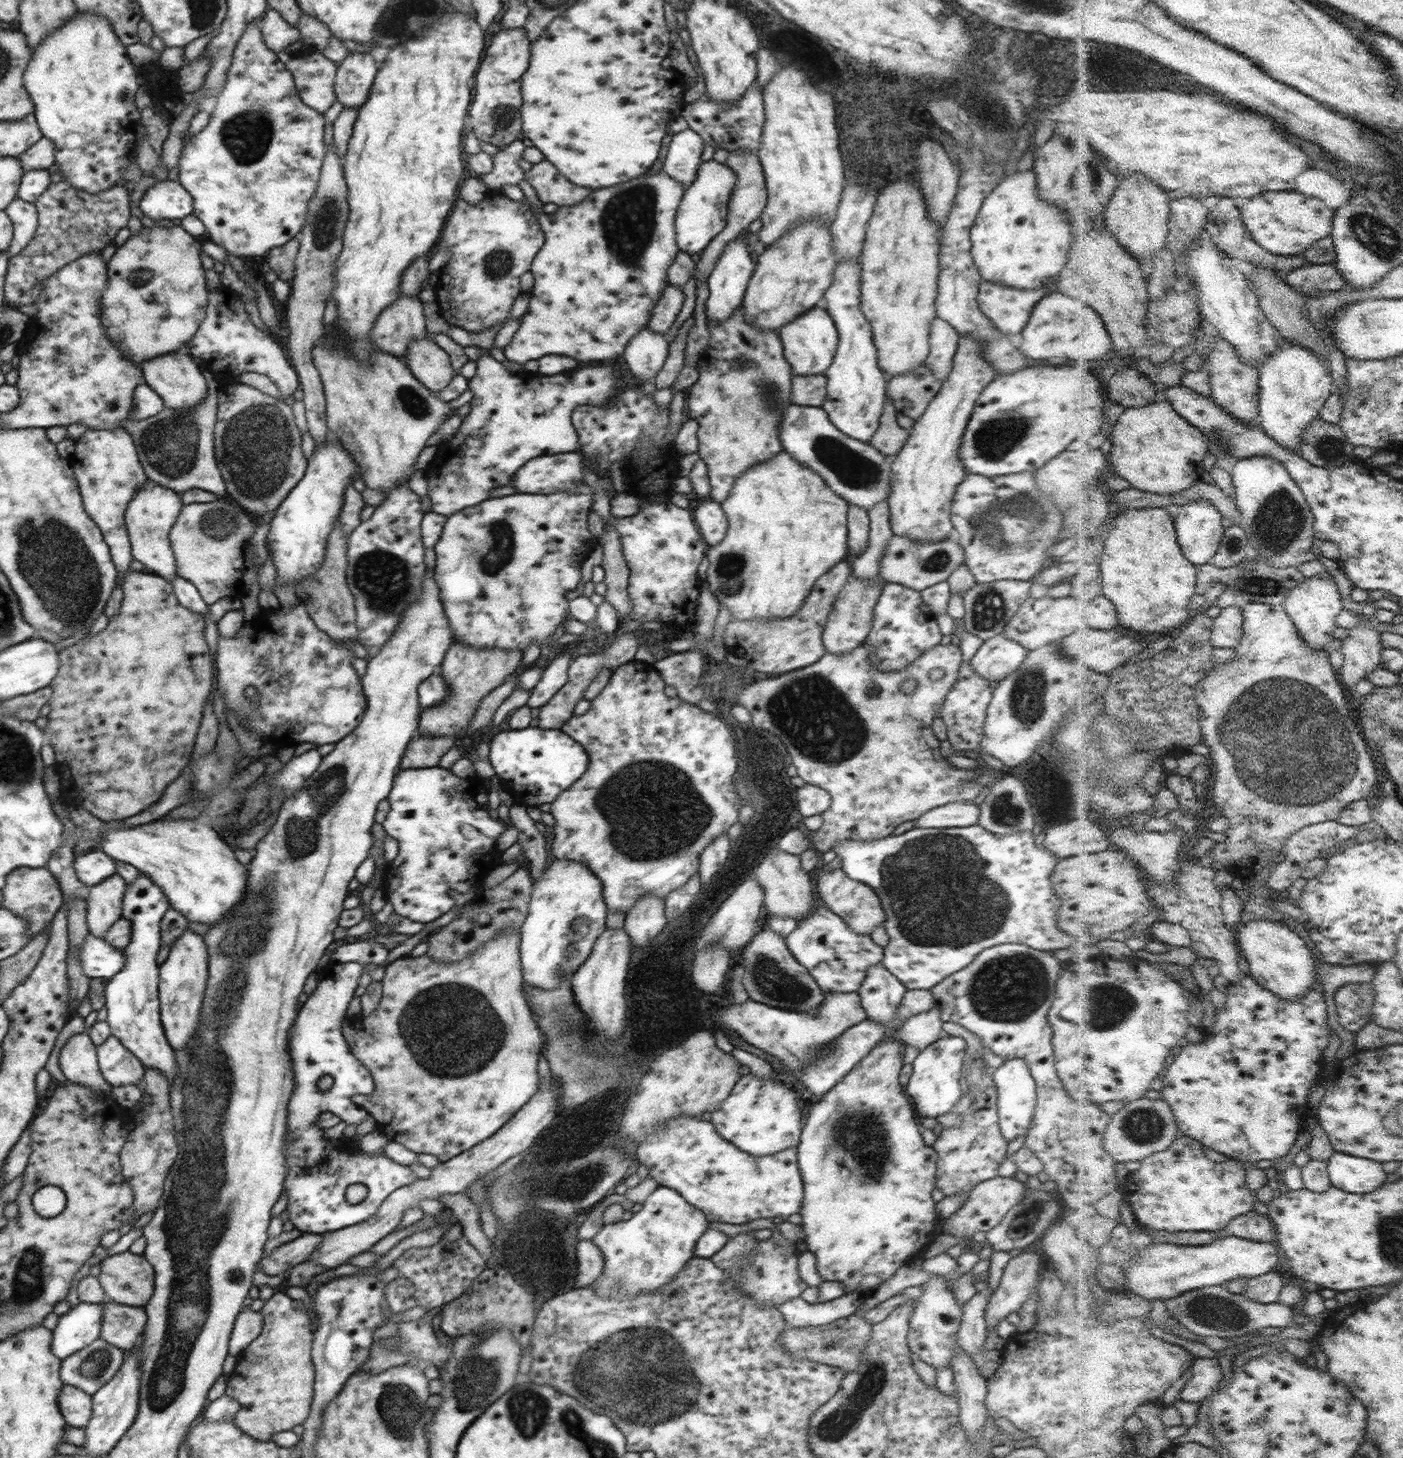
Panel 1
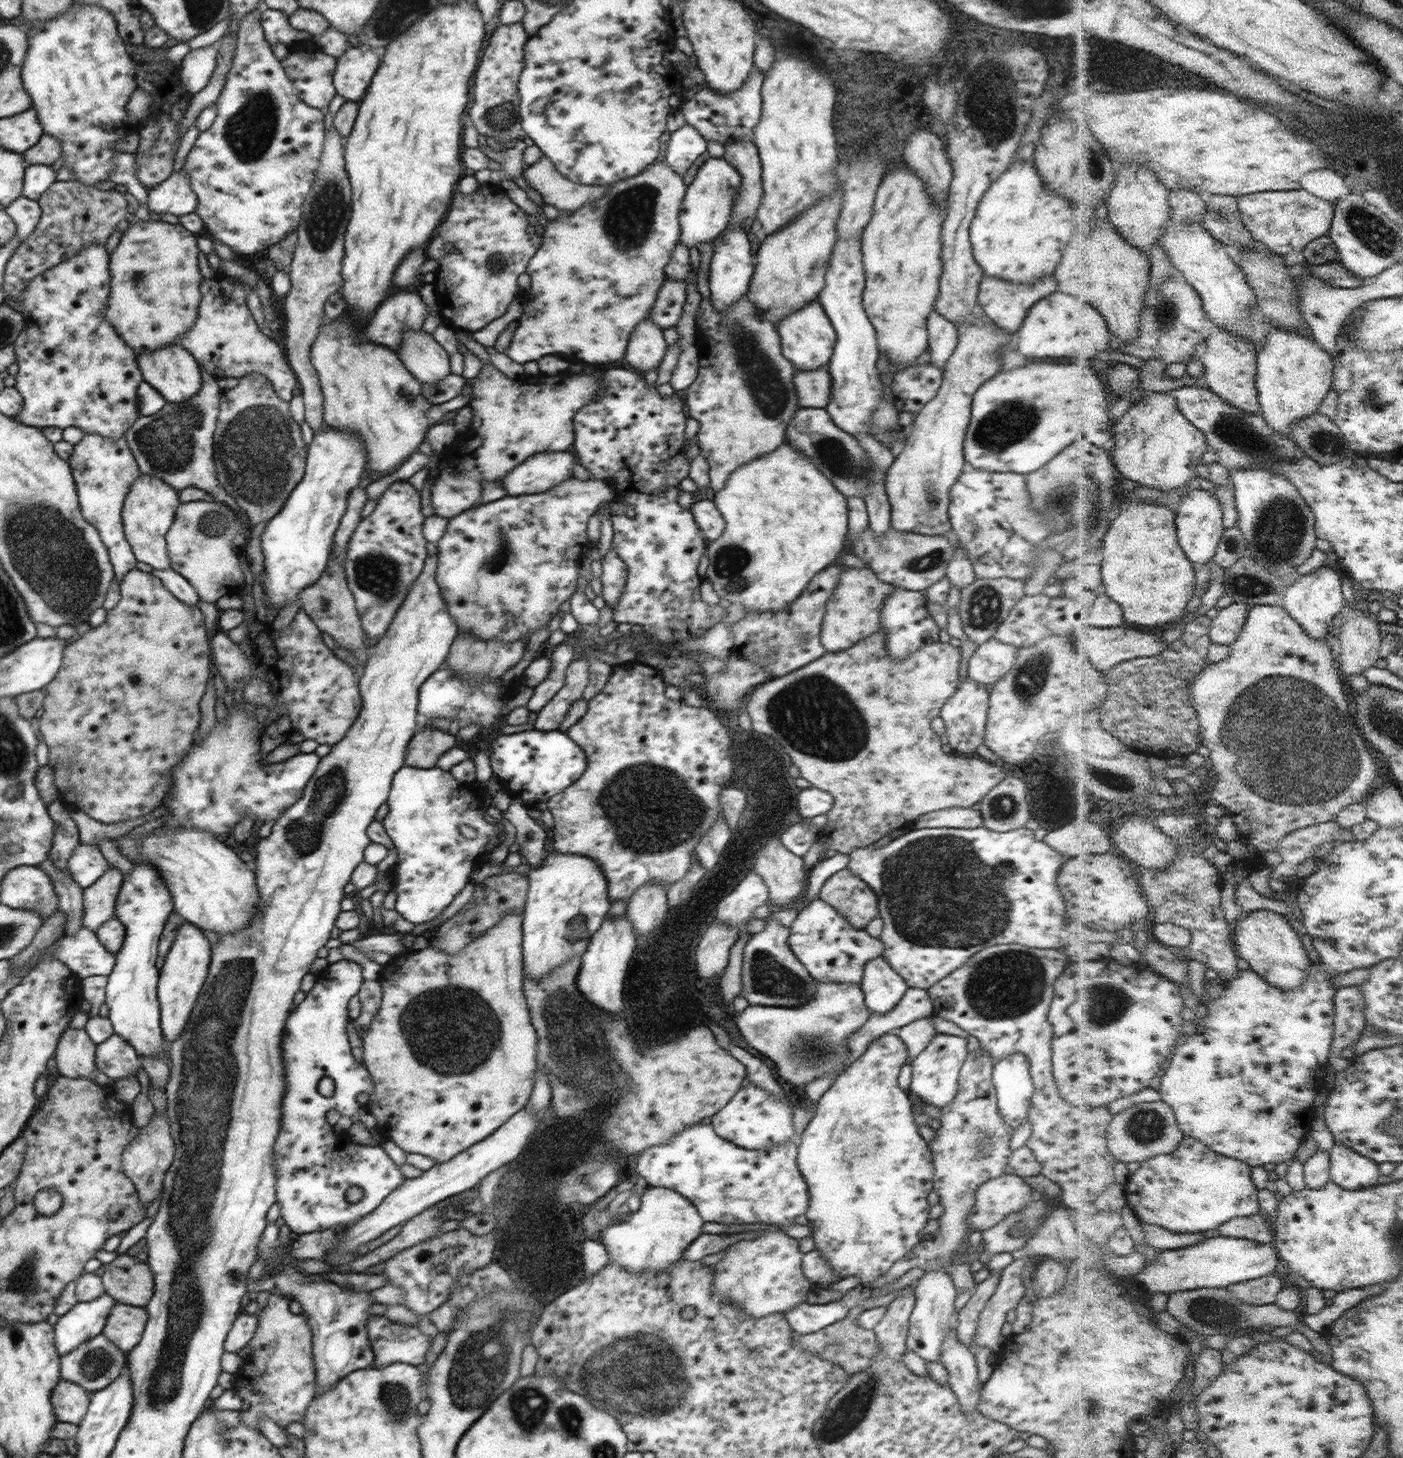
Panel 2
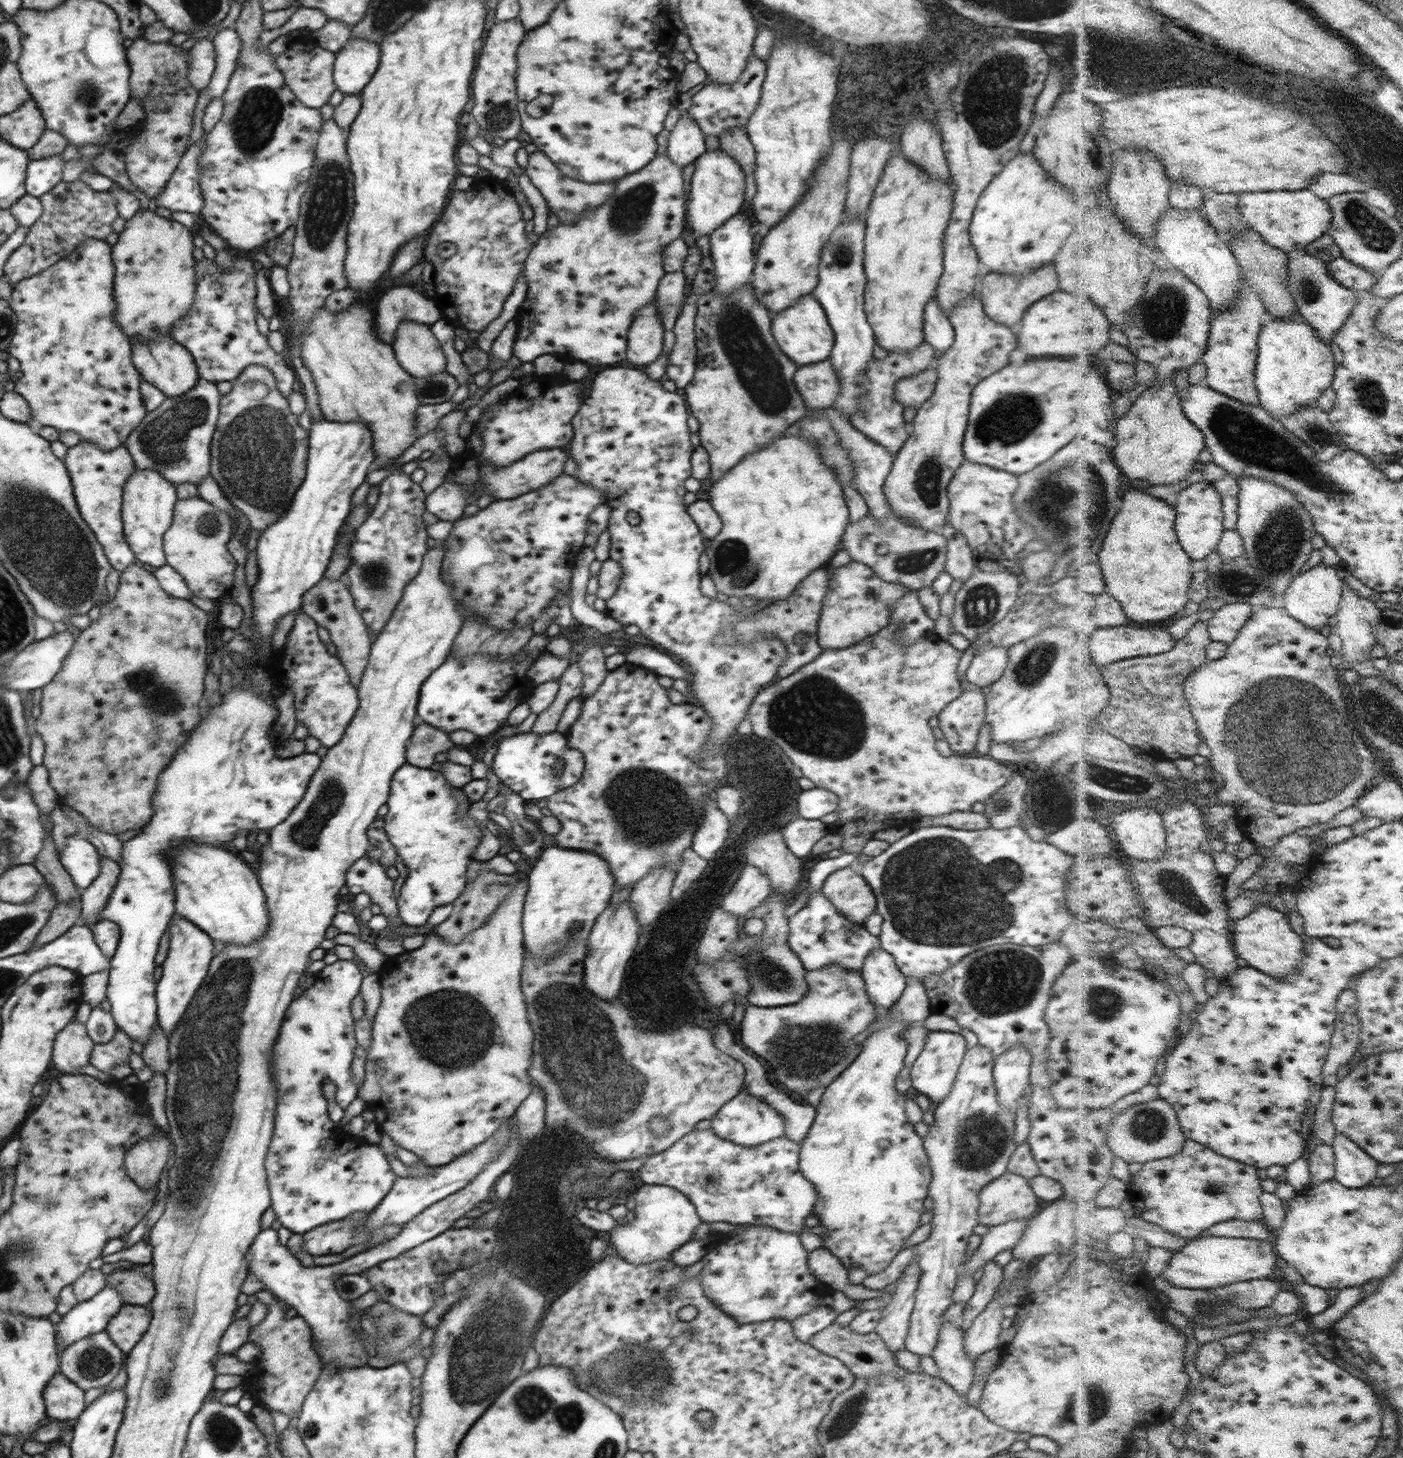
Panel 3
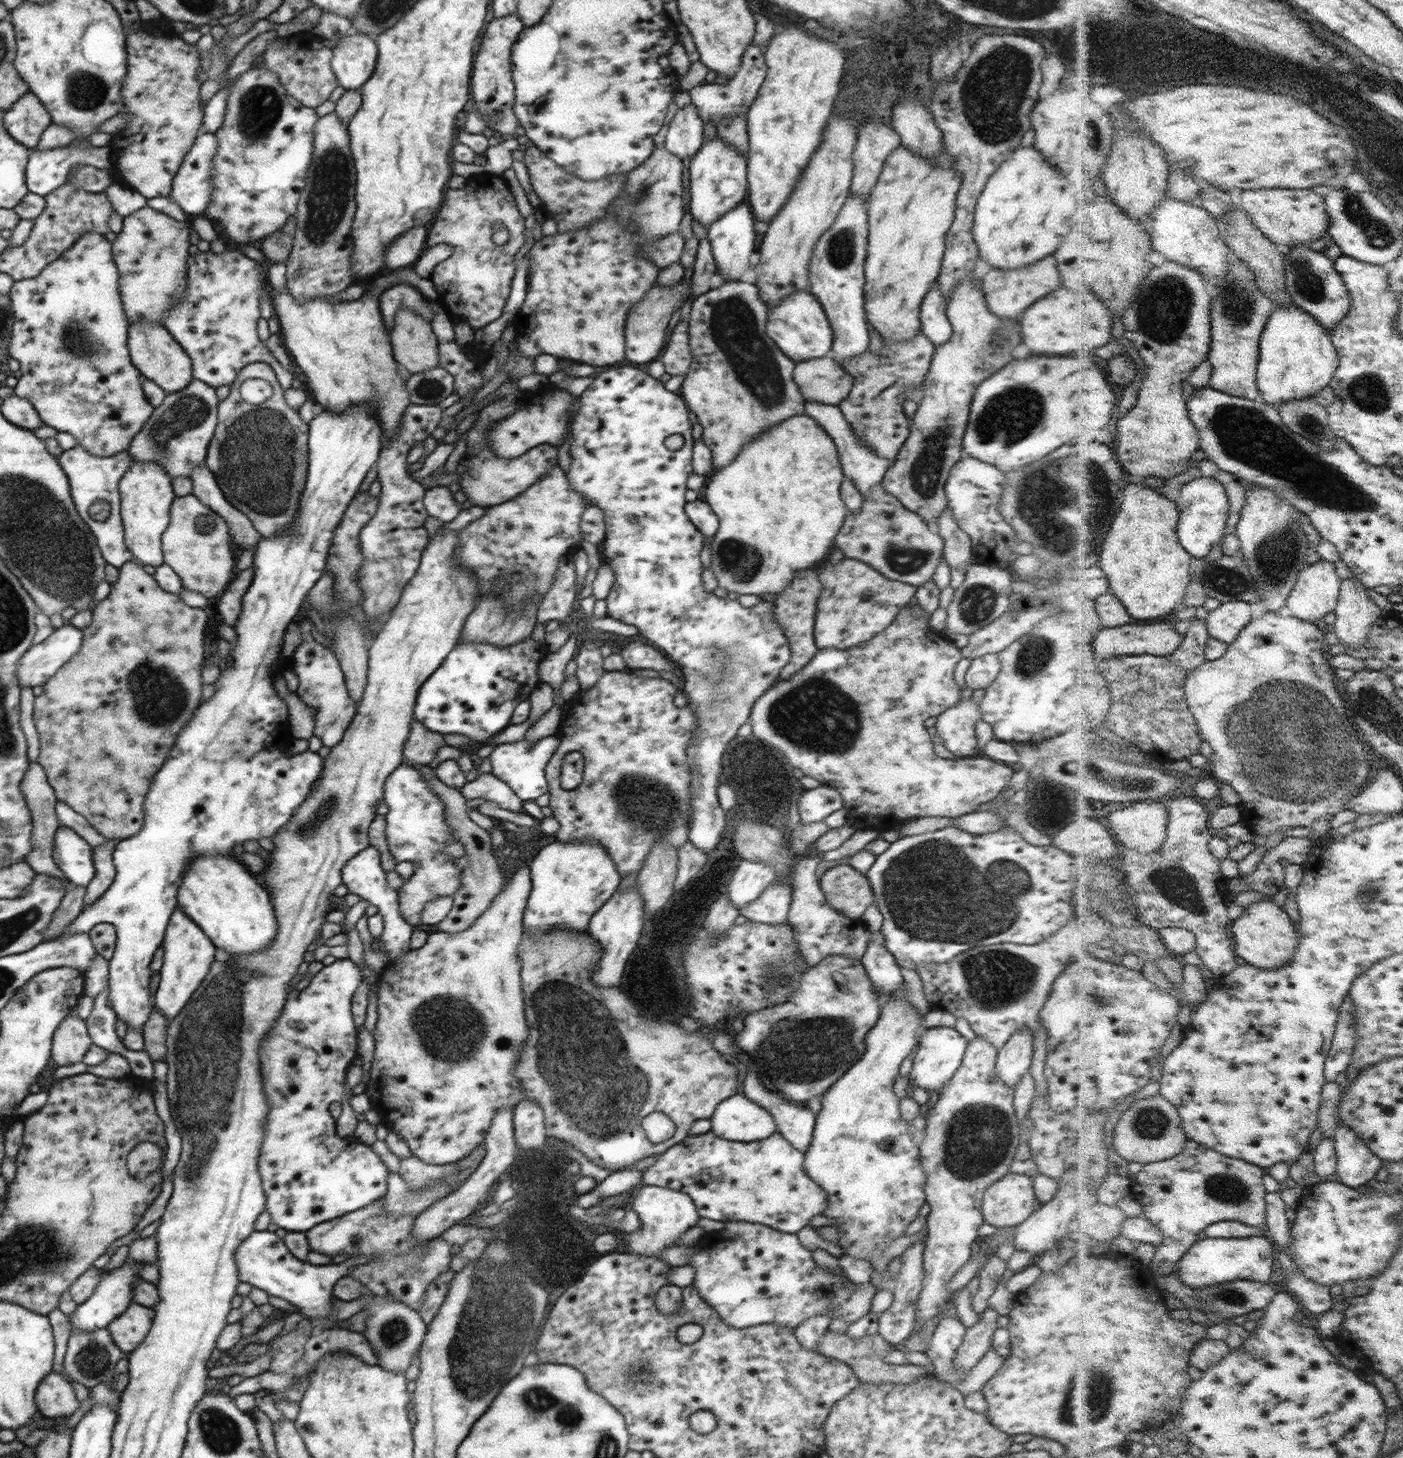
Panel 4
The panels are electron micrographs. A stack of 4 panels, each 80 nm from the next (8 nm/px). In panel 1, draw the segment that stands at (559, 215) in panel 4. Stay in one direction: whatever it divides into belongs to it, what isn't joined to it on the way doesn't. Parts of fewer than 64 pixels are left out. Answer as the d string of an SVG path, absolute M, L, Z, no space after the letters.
M543 159L525 172L525 180L532 185L543 203L552 202L559 207L574 206L584 200L588 192L592 192L590 188L580 188L570 182L548 161Z

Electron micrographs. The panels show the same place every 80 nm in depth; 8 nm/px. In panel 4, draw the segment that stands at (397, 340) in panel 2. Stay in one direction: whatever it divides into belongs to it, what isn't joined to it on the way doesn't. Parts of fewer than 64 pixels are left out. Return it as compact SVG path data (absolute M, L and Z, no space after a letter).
M397 283L388 287L379 298L379 307L388 332L393 325L396 311L400 307L414 309L423 316L423 319L430 322L434 316L431 305L426 301L424 295L417 287L414 288L408 283Z

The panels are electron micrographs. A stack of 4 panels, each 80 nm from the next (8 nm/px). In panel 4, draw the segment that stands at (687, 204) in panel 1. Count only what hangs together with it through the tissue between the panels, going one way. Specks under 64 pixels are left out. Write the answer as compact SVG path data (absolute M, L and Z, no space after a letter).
M720 138L705 140L690 161L690 212L695 220L708 228L726 211L742 203L748 192L747 158Z

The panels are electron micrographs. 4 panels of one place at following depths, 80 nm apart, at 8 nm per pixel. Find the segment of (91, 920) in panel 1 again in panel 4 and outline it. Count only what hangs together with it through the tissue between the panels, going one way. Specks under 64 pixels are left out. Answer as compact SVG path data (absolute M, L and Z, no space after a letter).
M114 838L107 843L93 847L95 875L88 886L85 886L87 888L84 897L85 906L98 900L98 897L110 888L116 876L112 854L115 851L115 846L120 841L122 840Z

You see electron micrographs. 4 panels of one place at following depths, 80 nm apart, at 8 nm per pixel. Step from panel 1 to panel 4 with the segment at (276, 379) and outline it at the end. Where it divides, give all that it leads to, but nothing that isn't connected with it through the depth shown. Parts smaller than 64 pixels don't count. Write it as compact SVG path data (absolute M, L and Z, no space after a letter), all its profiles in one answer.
M212 250L199 251L187 258L187 285L183 297L167 312L163 326L190 357L195 380L214 388L231 387L241 368L261 362L272 367L280 387L292 387L296 374L278 363L256 331L263 294L261 271L258 262L239 251L224 251L221 255Z

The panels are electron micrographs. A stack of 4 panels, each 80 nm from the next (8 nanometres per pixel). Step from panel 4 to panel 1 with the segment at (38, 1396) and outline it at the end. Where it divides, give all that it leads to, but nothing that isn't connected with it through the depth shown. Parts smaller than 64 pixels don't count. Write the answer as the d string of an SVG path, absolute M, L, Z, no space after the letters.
M64 1385L59 1394L59 1409L64 1420L76 1428L84 1428L91 1419L91 1395L81 1388Z

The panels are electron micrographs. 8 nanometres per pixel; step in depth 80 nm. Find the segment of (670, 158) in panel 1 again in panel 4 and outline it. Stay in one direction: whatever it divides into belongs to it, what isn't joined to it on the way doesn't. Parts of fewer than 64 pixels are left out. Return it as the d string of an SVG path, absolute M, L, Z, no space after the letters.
M693 104L679 108L668 125L665 147L681 159L694 156L705 141L705 124Z

